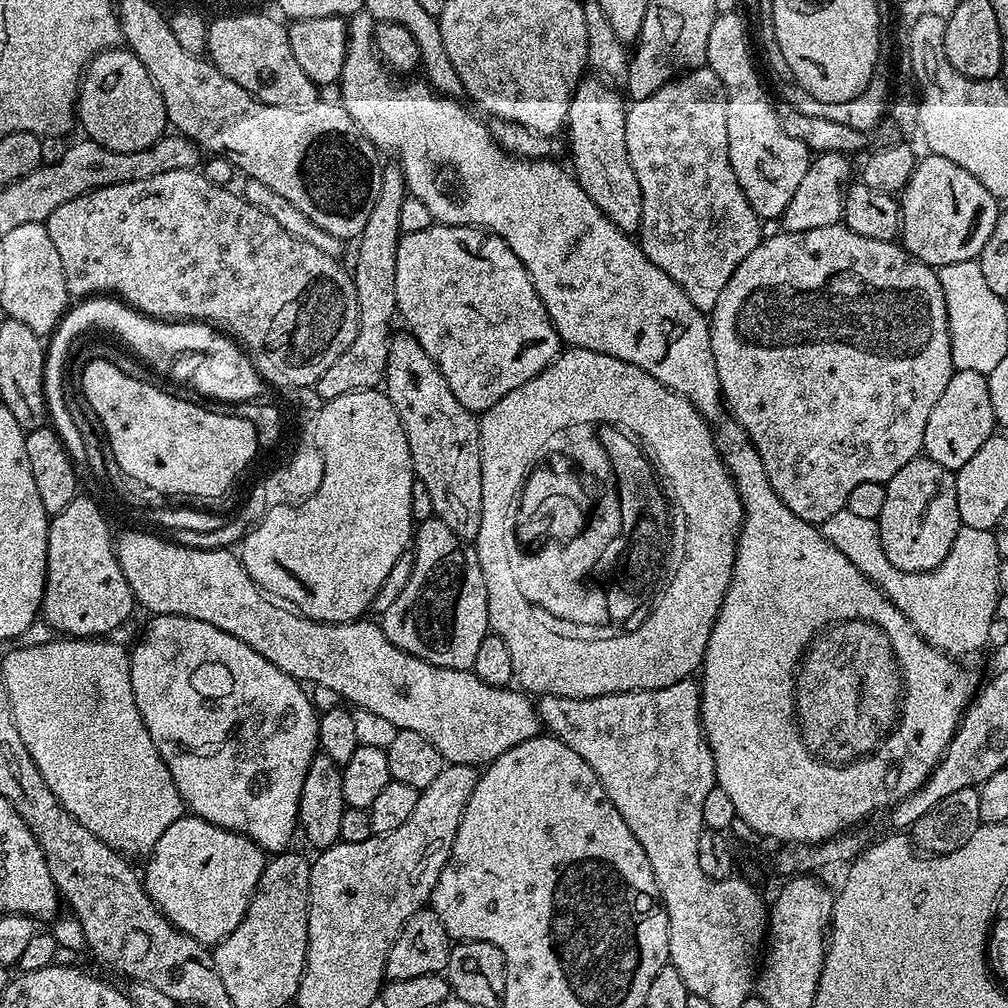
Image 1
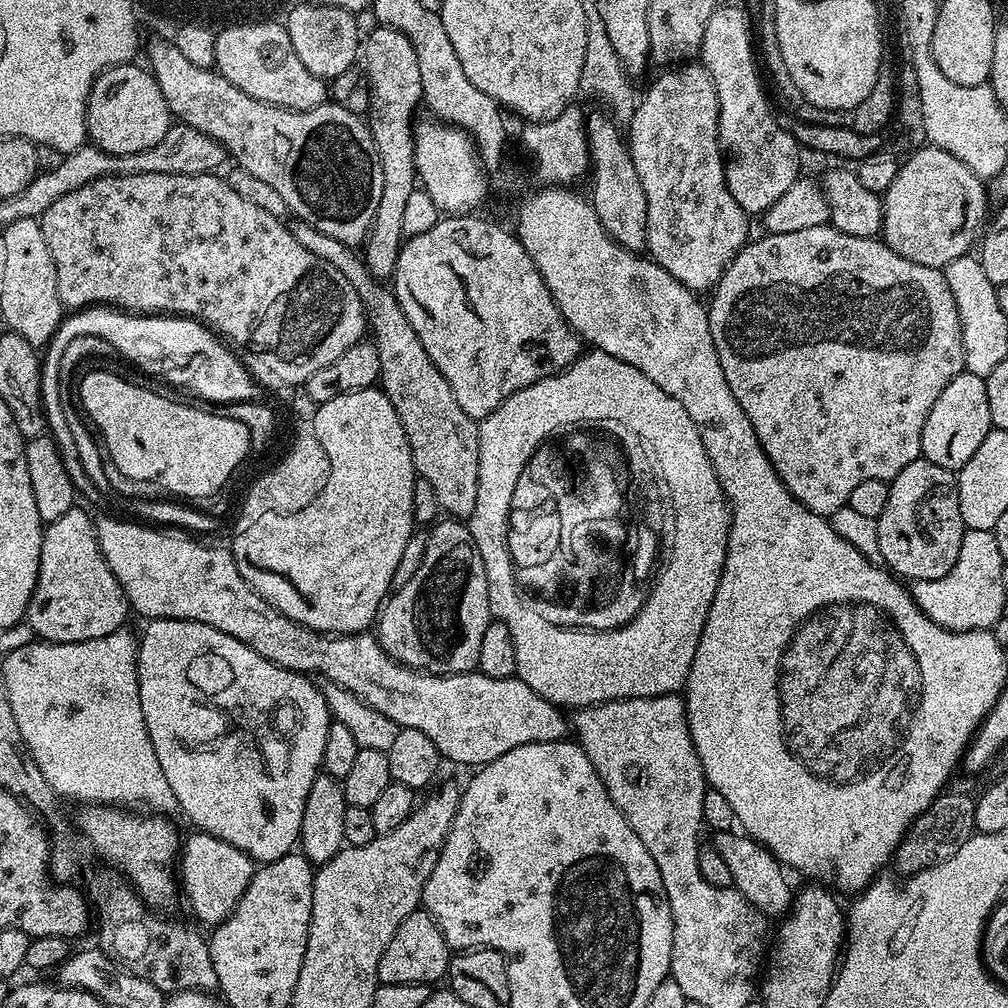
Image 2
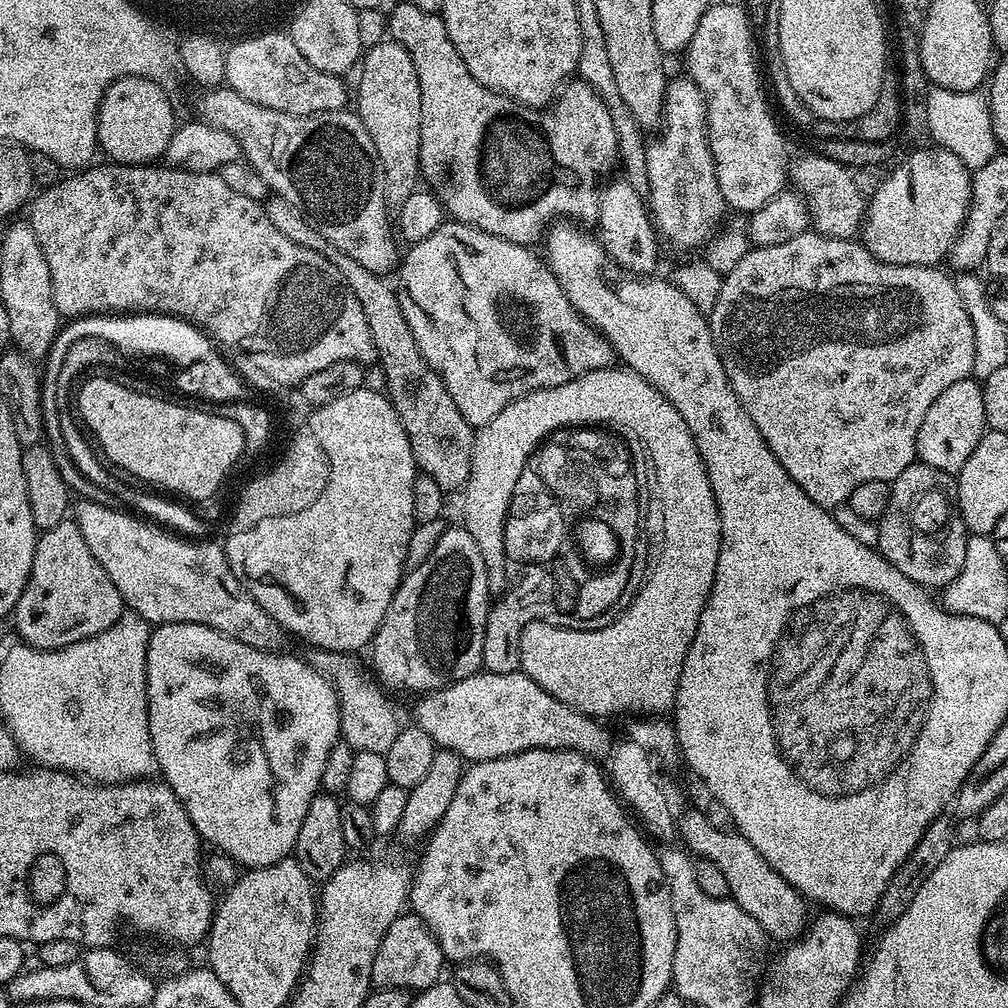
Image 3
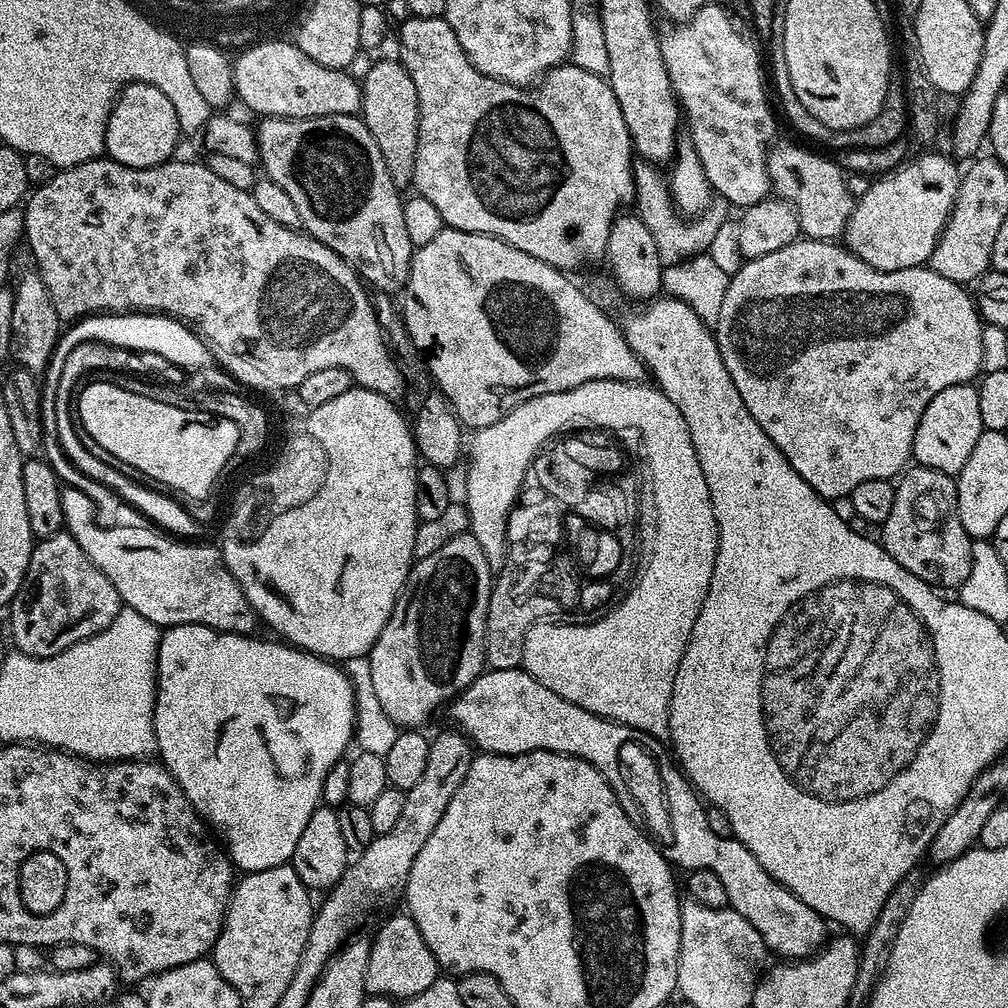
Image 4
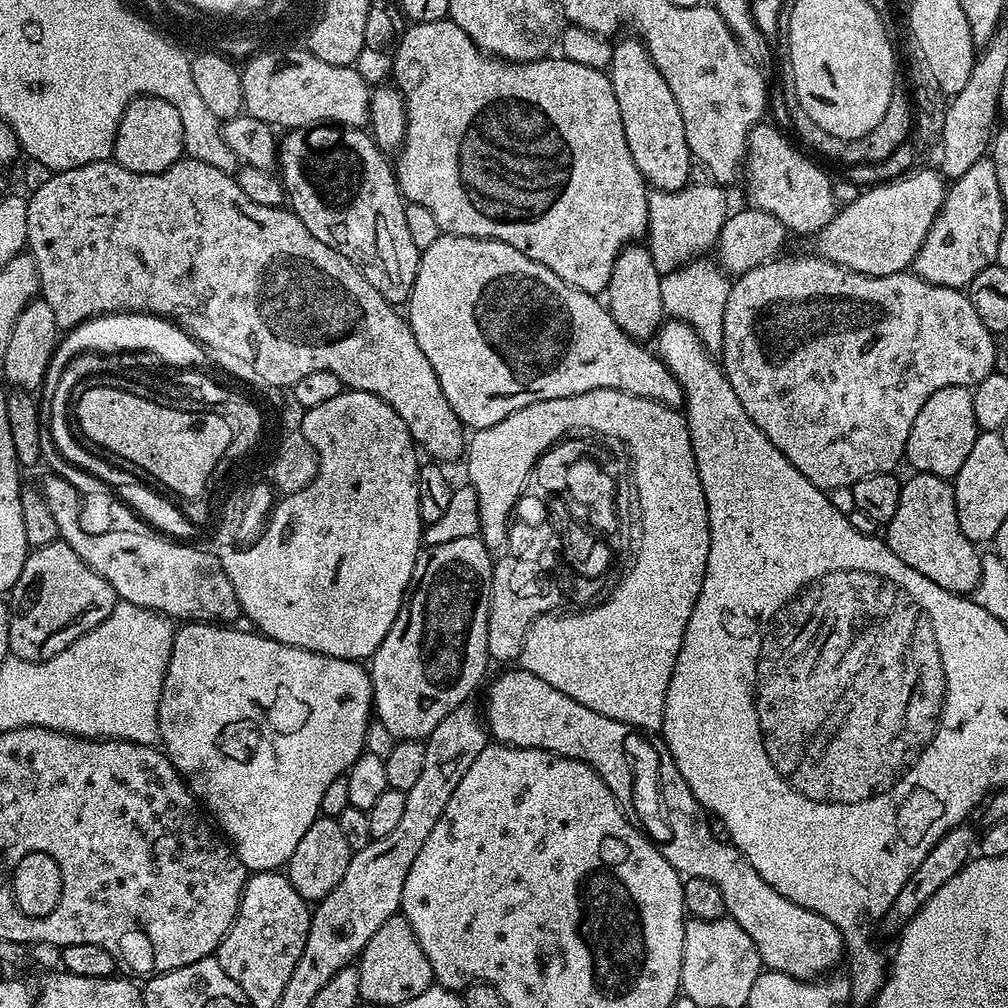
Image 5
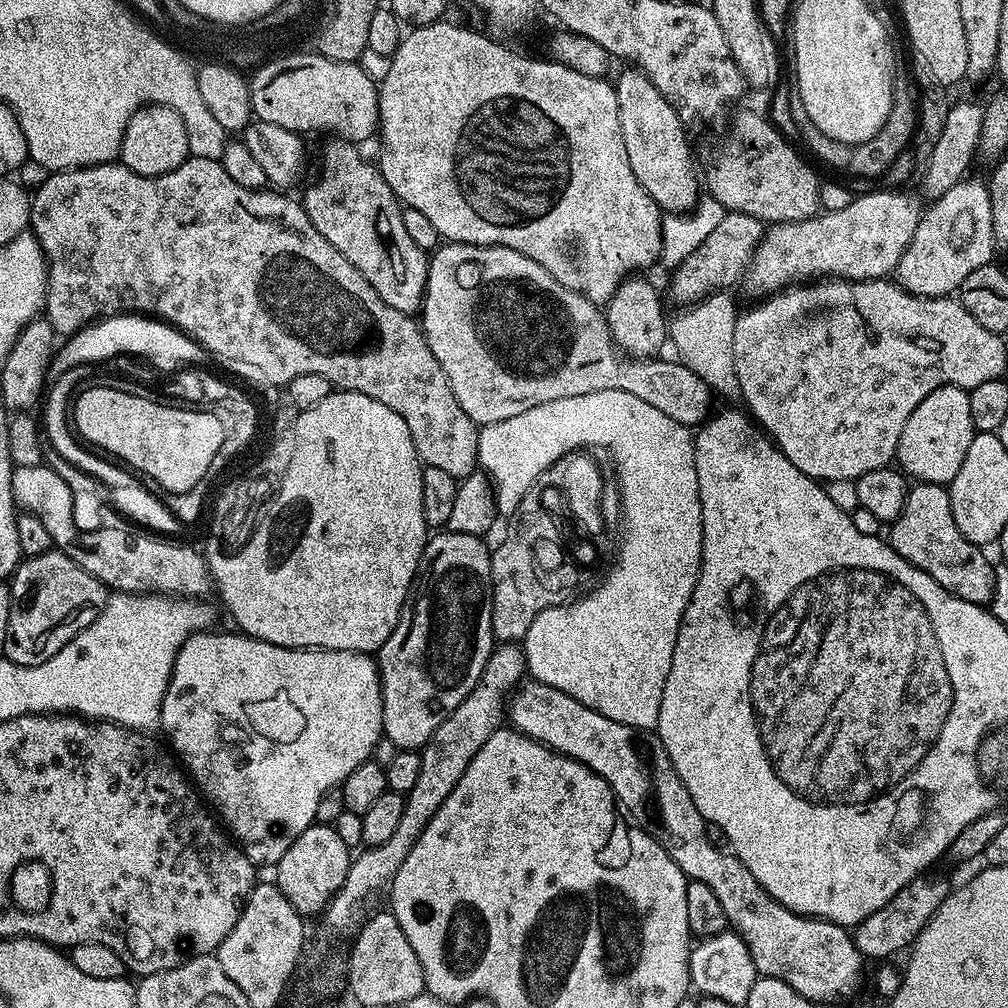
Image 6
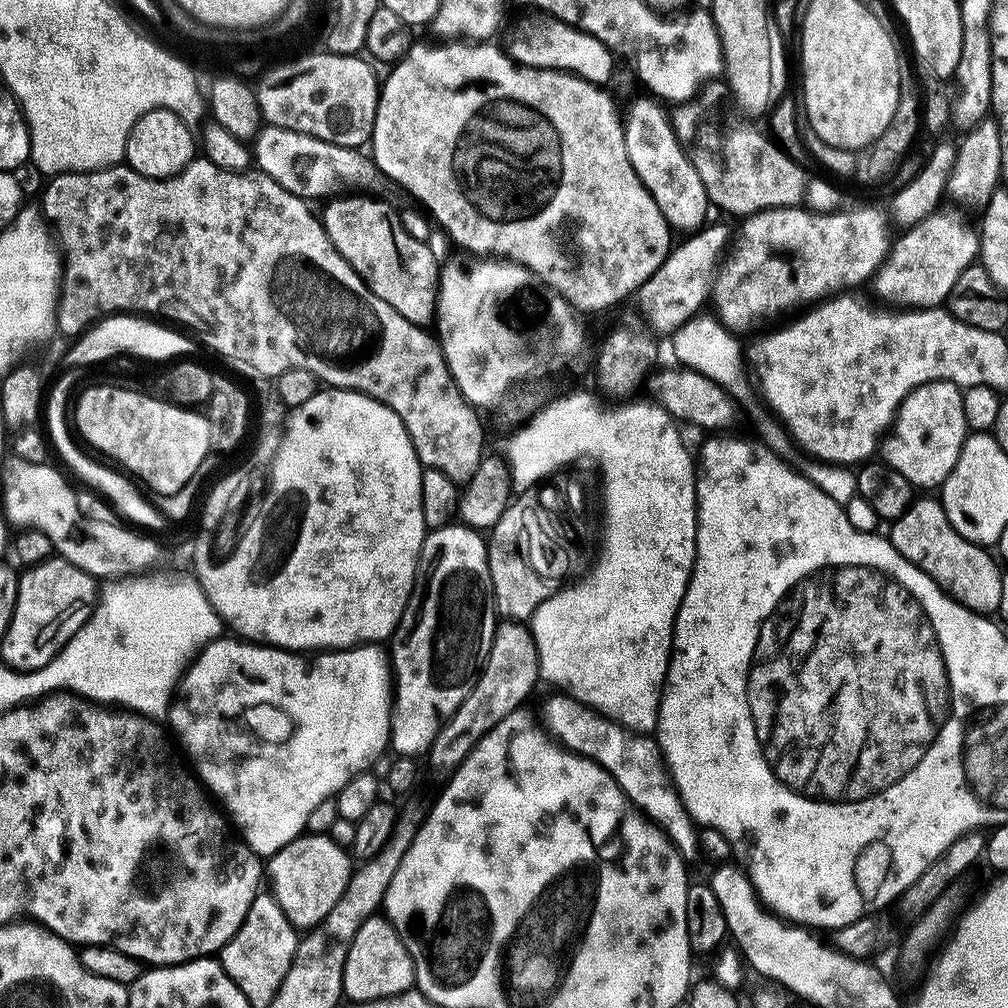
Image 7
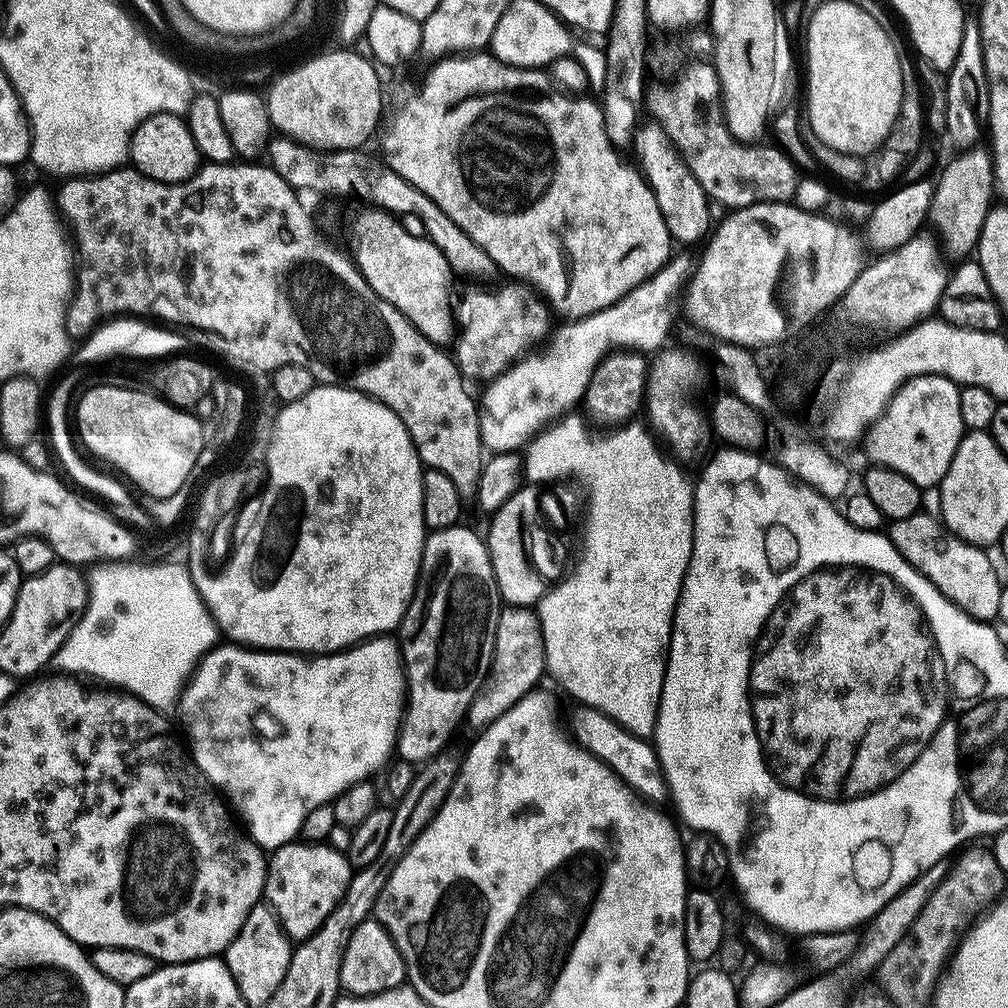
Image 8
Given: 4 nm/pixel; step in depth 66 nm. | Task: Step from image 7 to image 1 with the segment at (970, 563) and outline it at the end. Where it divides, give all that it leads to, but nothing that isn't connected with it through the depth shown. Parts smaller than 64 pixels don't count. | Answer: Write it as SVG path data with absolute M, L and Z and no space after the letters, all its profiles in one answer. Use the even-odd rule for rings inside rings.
M921 454L915 460L906 462L906 466L902 466L902 470L894 474L894 478L886 481L884 489L886 502L882 506L878 523L882 550L886 550L886 558L903 572L929 572L938 568L946 554L950 554L950 550L956 547L956 535L962 527L956 497L956 472L938 466L938 462L929 460L927 456Z

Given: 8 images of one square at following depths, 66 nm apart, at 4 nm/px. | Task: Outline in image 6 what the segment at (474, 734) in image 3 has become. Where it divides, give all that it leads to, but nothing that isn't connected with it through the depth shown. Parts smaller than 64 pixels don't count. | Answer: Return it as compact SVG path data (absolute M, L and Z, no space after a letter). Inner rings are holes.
M525 681L511 697L510 712L511 708L511 727L598 773L610 785L617 803L623 809L638 805L645 792L647 795L650 778L645 768L638 765L637 756L628 746L631 741L630 728L590 710L576 698L540 681Z

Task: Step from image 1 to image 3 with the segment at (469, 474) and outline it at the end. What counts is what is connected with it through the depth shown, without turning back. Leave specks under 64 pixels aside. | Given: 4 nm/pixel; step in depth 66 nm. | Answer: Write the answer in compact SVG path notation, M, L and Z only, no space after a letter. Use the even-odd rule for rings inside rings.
M275 194L269 195L263 201L263 206L266 218L270 218L278 234L286 234L290 242L298 242L298 246L306 246L306 250L322 254L322 258L326 258L336 267L345 286L354 290L354 298L358 298L358 306L362 306L362 314L366 314L366 326L370 326L374 356L380 359L380 368L384 371L383 387L388 399L392 401L392 409L396 411L406 430L417 469L423 475L434 478L434 482L438 482L442 489L463 489L467 485L472 465L474 429L466 422L466 418L462 418L458 406L454 406L454 398L450 398L440 375L429 366L418 350L418 342L414 342L414 334L406 322L406 314L402 314L397 289L393 285L391 288L381 273L366 270L362 262L357 262L355 258L350 258L350 254L338 250L334 242L327 240L304 217L298 206Z

